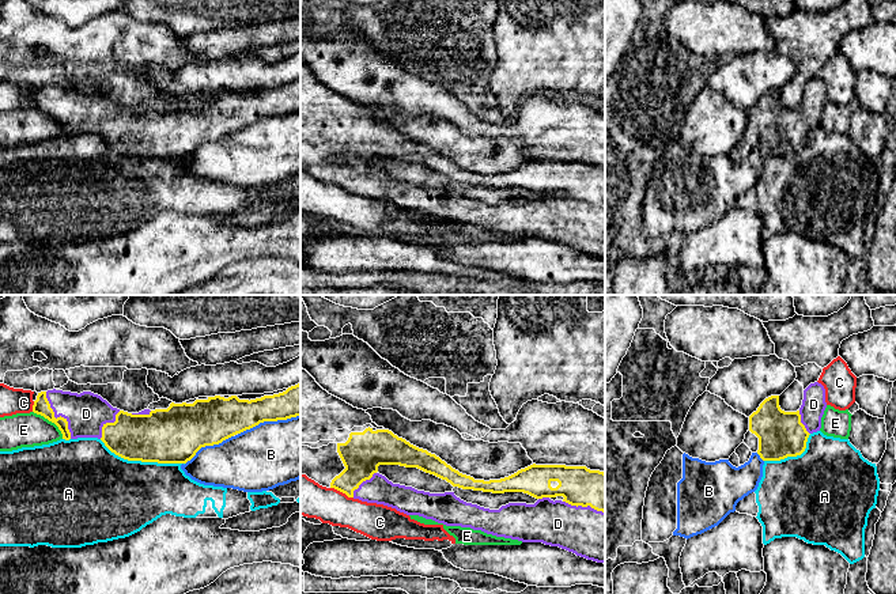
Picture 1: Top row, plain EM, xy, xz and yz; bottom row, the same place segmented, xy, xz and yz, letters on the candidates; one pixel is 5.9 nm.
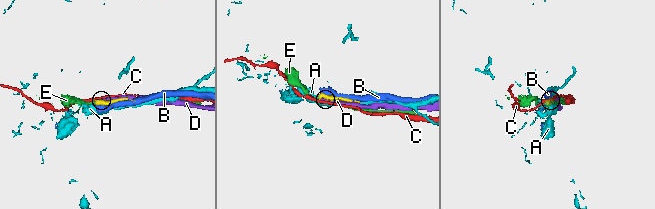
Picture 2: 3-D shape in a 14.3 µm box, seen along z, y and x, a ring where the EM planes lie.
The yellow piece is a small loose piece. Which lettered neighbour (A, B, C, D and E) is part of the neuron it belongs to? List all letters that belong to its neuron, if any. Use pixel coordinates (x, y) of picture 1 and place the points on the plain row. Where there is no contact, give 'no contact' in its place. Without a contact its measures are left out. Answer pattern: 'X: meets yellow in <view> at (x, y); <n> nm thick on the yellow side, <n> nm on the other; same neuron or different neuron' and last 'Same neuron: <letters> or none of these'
A: meets yellow in xy at (140, 155); 320 nm thick on the yellow side, 440 nm on the other; different neuron
B: meets yellow in xy at (268, 116); 220 nm thick on the yellow side, 380 nm on the other; different neuron
C: meets yellow in xz at (341, 186); 240 nm thick on the yellow side, 220 nm on the other; different neuron
D: meets yellow in xy at (57, 113); 100 nm thick on the yellow side, 240 nm on the other; same neuron
E: meets yellow in xy at (50, 116); 100 nm thick on the yellow side, 200 nm on the other; different neuron
Same neuron: D

